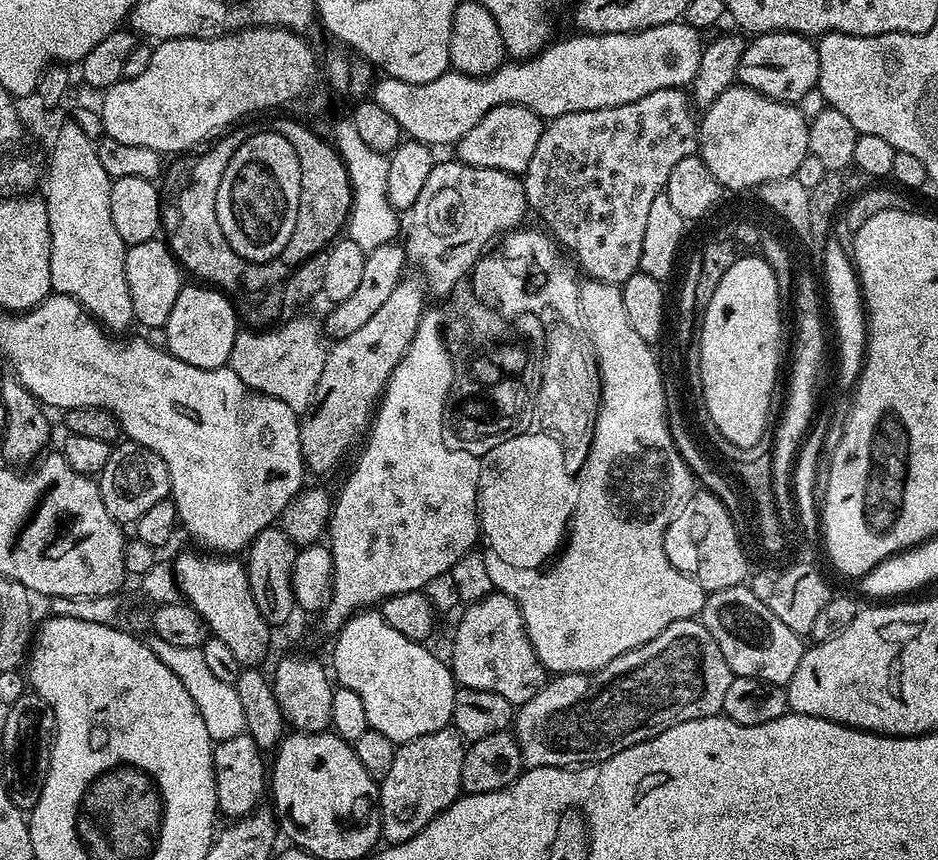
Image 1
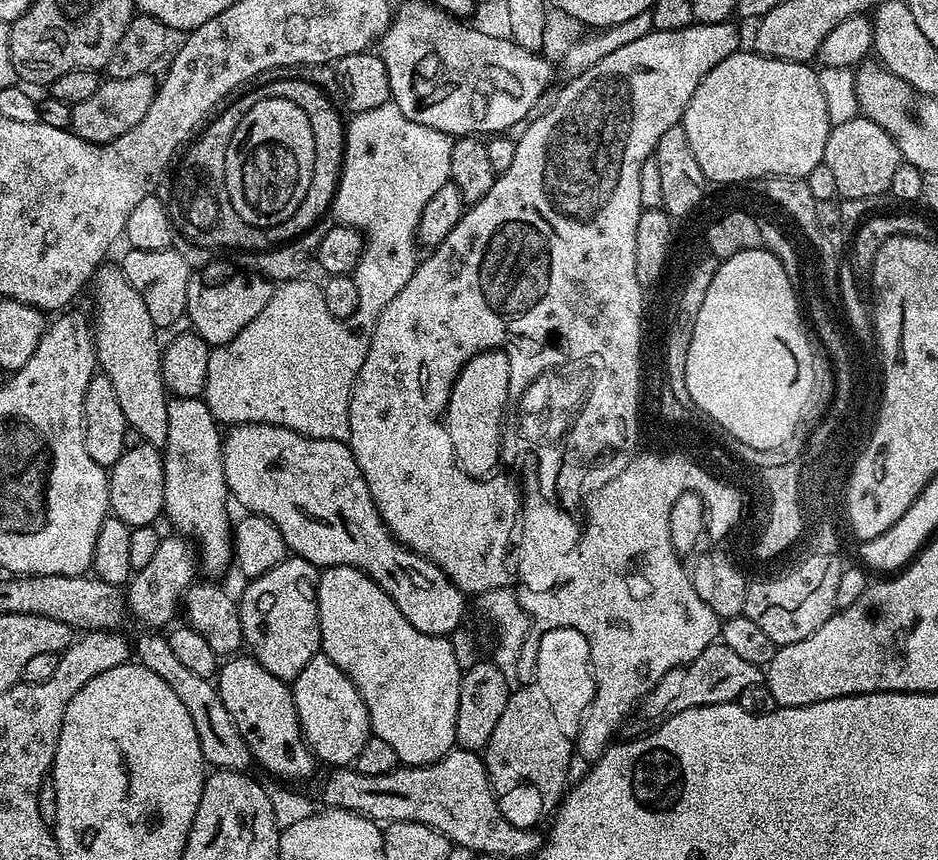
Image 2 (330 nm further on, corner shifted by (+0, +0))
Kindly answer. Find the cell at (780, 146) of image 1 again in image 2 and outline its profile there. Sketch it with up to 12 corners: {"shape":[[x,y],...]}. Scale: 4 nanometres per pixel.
{"shape":[[735,52],[682,123],[717,180],[806,178],[830,127],[817,69]]}

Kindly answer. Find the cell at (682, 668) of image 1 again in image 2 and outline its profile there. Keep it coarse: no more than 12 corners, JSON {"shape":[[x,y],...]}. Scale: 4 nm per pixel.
{"shape":[[723,642],[670,670],[639,705],[655,726],[682,710],[739,701],[761,665]]}

